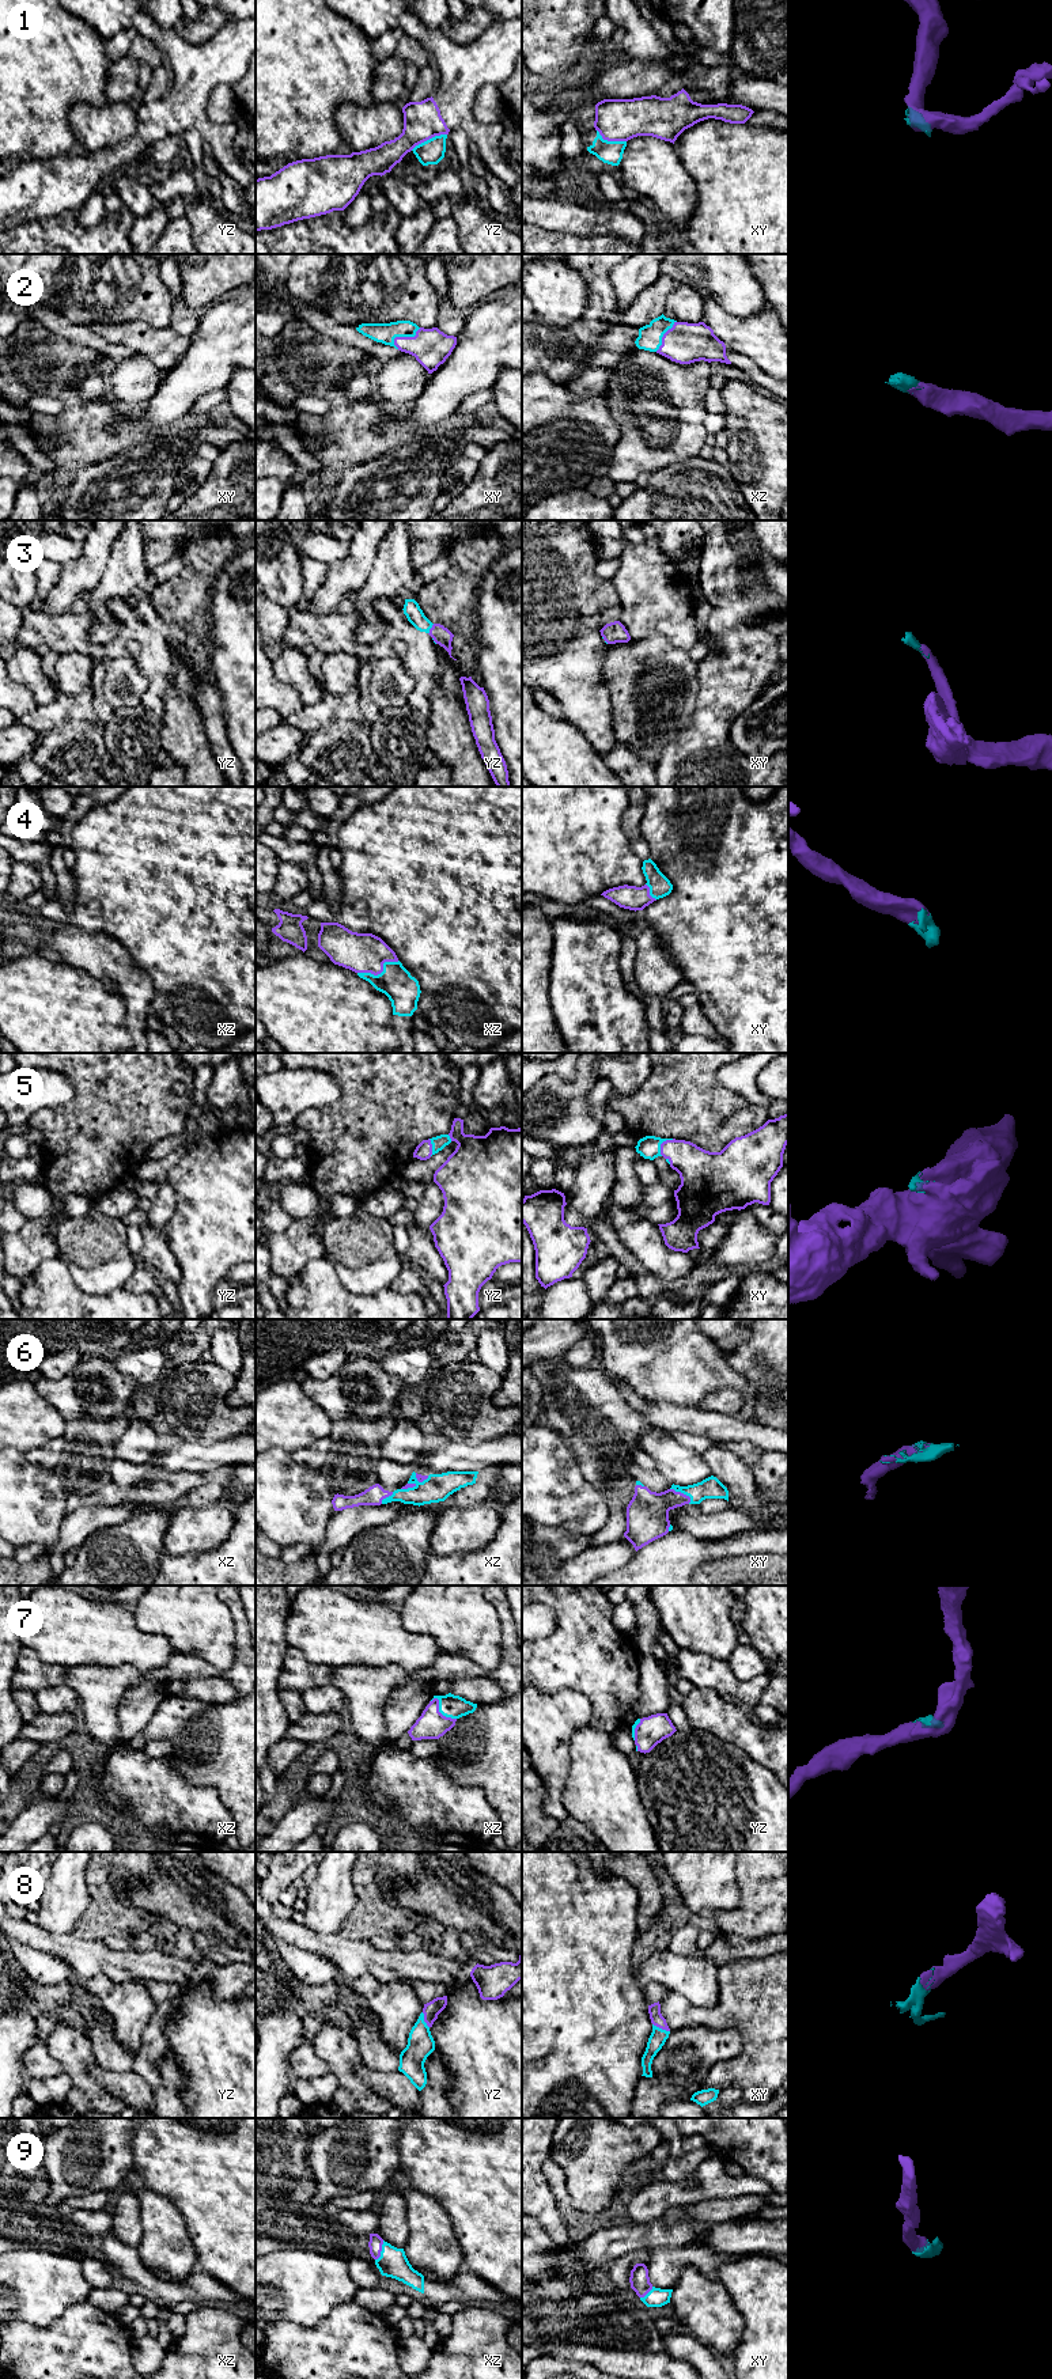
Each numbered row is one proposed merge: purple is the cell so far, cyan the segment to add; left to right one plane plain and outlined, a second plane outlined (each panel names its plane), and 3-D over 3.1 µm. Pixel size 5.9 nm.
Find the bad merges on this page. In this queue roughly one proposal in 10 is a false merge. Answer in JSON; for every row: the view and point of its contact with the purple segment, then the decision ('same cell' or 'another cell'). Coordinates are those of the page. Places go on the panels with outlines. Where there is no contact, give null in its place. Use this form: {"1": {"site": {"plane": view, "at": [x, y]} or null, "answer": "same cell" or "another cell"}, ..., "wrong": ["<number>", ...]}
{"1": {"site": {"plane": "yz", "at": [428, 139]}, "answer": "another cell"}, "2": {"site": {"plane": "xy", "at": [405, 337]}, "answer": "same cell"}, "3": {"site": {"plane": "yz", "at": [430, 629]}, "answer": "same cell"}, "4": {"site": {"plane": "xz", "at": [381, 972]}, "answer": "same cell"}, "5": {"site": {"plane": "xy", "at": [661, 1144]}, "answer": "same cell"}, "6": {"site": {"plane": "xy", "at": [682, 1493]}, "answer": "same cell"}, "7": {"site": {"plane": "xz", "at": [438, 1711]}, "answer": "same cell"}, "8": {"site": {"plane": "xy", "at": [661, 2027]}, "answer": "same cell"}, "9": {"site": {"plane": "xz", "at": [381, 2250]}, "answer": "same cell"}, "wrong": ["1"]}

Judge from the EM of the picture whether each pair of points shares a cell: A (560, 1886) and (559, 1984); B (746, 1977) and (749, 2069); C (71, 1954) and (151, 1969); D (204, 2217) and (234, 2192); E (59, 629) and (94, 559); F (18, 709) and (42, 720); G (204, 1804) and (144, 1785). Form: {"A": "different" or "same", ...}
{"A": "same", "B": "same", "C": "same", "D": "same", "E": "different", "F": "different", "G": "same"}

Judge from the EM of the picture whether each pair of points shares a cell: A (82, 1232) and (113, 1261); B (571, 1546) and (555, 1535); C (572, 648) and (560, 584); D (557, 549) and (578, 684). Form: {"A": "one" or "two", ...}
{"A": "one", "B": "one", "C": "one", "D": "one"}

